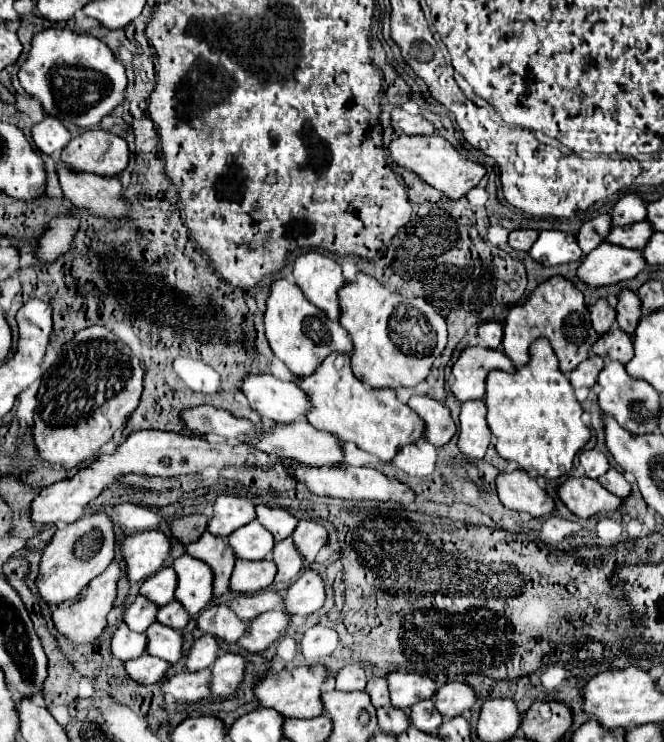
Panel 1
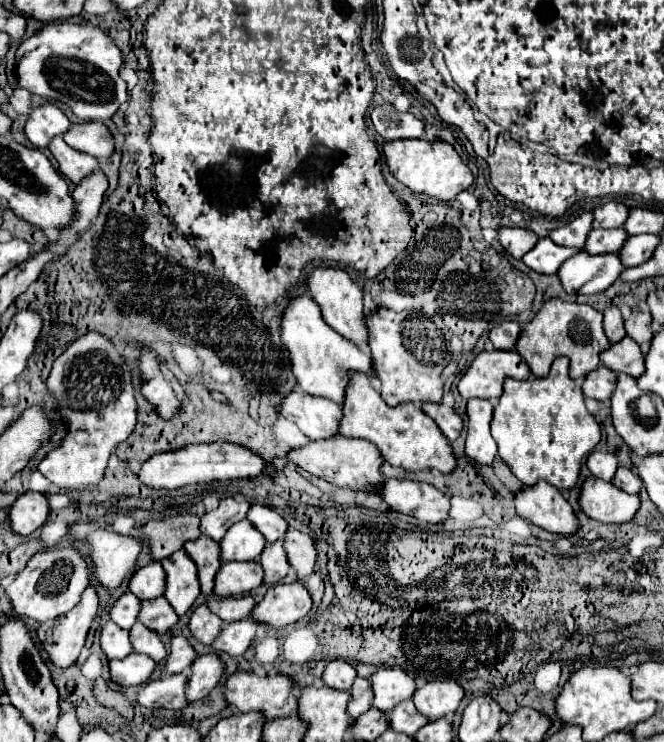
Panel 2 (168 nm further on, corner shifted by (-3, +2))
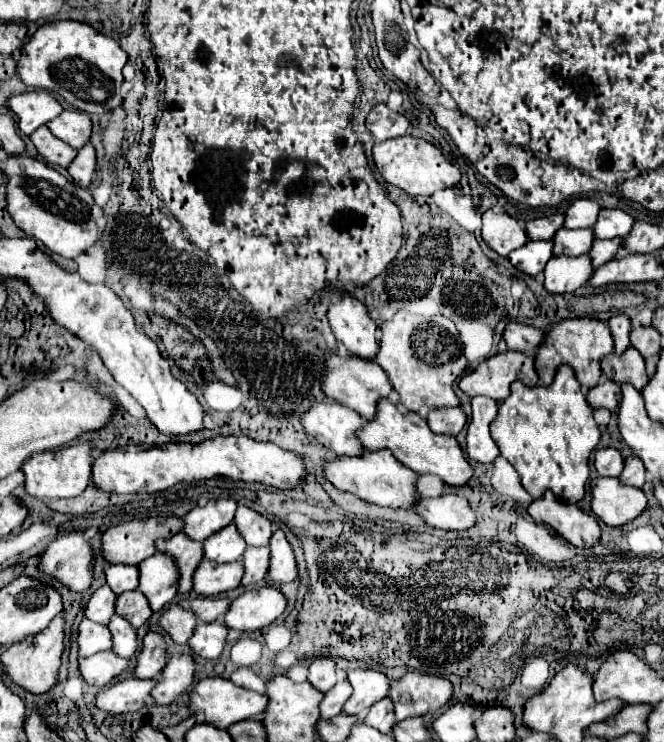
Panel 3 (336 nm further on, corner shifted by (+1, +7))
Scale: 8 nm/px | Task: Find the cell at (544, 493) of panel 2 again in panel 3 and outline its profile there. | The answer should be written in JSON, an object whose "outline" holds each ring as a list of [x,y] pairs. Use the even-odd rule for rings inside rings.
{"outline":[[[546,492],[542,500],[534,500],[528,508],[528,514],[550,528],[556,534],[566,538],[576,548],[594,548],[600,542],[598,520],[582,512],[576,504],[558,500],[552,492]]]}

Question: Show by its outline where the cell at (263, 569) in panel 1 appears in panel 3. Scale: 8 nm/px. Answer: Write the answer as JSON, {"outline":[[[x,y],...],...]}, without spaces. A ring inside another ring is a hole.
{"outline":[[[202,560],[192,576],[192,590],[198,596],[216,596],[240,586],[244,566],[240,562],[218,564]]]}

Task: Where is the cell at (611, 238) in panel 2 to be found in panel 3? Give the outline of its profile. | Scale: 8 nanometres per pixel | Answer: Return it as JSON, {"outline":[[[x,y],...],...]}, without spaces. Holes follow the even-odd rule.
{"outline":[[[560,228],[556,238],[552,238],[554,244],[554,256],[580,256],[580,254],[588,254],[588,250],[592,248],[594,242],[594,234],[590,228],[586,230],[564,230]]]}

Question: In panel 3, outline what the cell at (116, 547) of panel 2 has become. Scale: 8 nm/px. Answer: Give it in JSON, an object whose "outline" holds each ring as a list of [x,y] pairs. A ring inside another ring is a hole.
{"outline":[[[80,532],[60,534],[38,558],[36,568],[46,576],[56,578],[72,592],[84,592],[92,582],[92,550]]]}

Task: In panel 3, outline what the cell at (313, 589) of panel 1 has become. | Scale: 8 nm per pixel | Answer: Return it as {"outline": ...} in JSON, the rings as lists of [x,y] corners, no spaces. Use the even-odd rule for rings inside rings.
{"outline":[[[264,586],[232,600],[224,624],[230,630],[260,630],[270,626],[276,618],[284,614],[286,598],[278,588]]]}

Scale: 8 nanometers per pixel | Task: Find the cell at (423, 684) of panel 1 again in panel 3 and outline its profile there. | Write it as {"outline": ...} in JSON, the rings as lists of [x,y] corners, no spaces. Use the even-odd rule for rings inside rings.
{"outline":[[[350,670],[348,672],[348,682],[352,684],[354,692],[348,698],[348,702],[344,704],[344,714],[348,716],[356,716],[358,720],[362,720],[368,712],[368,708],[378,702],[380,698],[386,698],[388,694],[388,686],[390,680],[376,670]]]}

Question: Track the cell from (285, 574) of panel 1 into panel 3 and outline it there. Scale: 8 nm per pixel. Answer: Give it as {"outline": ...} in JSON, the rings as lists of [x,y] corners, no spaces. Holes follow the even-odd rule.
{"outline":[[[246,548],[242,556],[244,564],[244,576],[242,576],[242,586],[254,586],[264,580],[270,564],[270,550],[264,548]]]}

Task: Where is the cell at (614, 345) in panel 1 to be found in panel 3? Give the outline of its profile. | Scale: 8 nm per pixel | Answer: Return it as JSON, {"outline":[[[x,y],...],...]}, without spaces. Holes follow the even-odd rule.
{"outline":[[[632,346],[624,354],[608,354],[602,360],[602,374],[612,382],[630,382],[638,392],[648,384],[648,374],[644,366],[644,358]]]}

